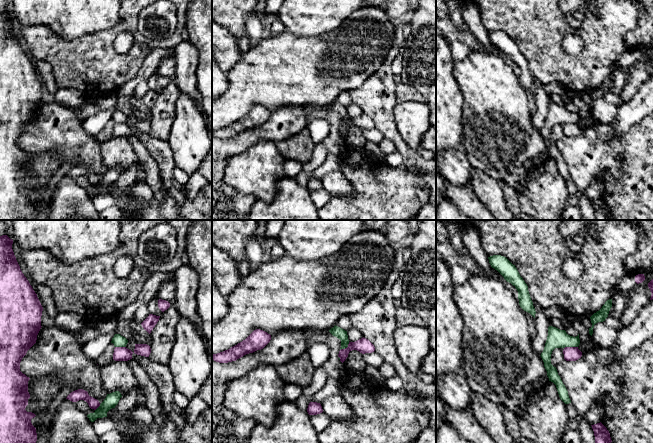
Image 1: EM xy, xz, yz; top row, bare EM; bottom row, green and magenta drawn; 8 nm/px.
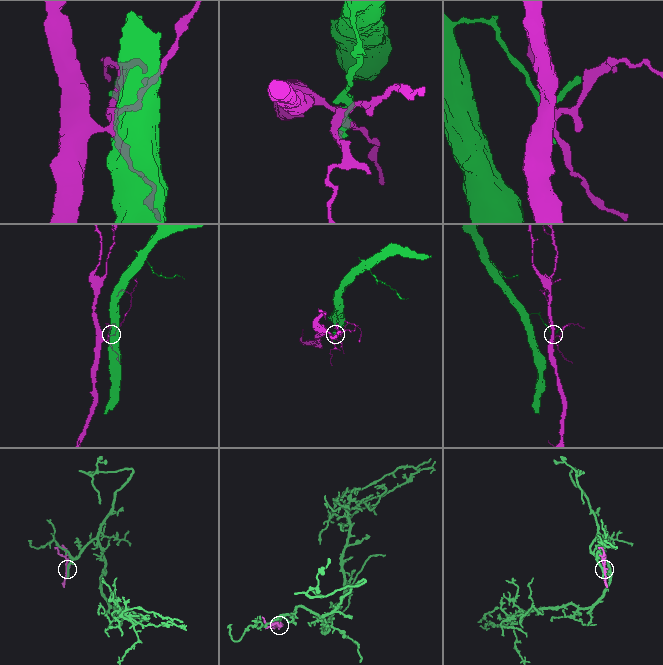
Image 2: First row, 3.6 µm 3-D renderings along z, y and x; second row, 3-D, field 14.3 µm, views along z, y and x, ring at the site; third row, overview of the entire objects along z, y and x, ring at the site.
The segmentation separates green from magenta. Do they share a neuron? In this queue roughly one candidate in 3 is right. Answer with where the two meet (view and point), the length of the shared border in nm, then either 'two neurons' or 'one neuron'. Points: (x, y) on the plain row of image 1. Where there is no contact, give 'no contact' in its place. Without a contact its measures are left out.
yz (570, 122) | 110 nm | two neurons

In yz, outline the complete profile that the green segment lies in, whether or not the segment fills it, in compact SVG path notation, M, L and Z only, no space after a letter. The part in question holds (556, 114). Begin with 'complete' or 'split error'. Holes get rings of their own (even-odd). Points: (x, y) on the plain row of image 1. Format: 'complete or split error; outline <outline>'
complete; outline M548 103L548 112L545 119L541 134L544 138L544 143L547 147L549 157L556 161L560 175L565 179L571 179L568 167L558 151L556 143L551 140L551 130L555 124L578 123L580 120L579 110L576 113L570 112L565 106L560 106L556 103Z

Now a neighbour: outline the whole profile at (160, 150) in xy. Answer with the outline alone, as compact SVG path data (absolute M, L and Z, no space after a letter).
M128 117L126 124L133 128L132 135L140 140L155 160L167 192L172 195L178 205L182 204L185 199L185 190L173 177L175 162L169 143L165 140L153 138L149 133L135 130L135 119L132 117Z

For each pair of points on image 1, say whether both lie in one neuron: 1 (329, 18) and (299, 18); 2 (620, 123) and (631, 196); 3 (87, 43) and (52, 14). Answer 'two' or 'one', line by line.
1: one
2: two
3: two

